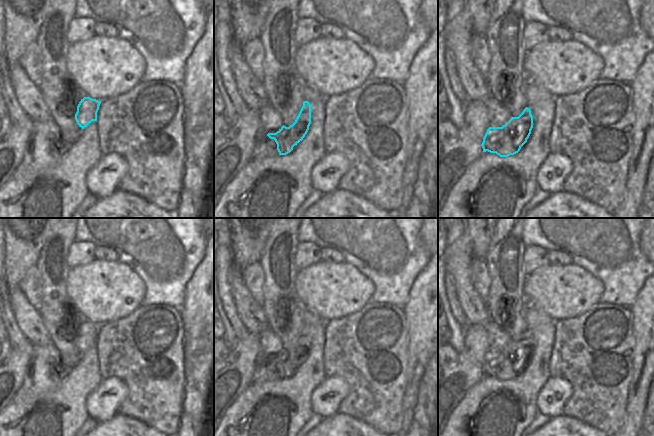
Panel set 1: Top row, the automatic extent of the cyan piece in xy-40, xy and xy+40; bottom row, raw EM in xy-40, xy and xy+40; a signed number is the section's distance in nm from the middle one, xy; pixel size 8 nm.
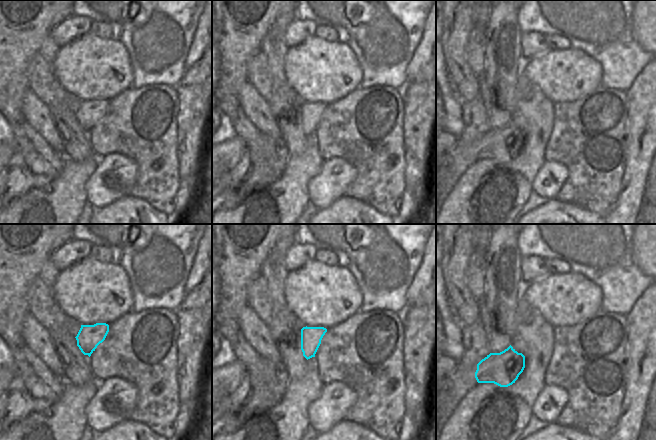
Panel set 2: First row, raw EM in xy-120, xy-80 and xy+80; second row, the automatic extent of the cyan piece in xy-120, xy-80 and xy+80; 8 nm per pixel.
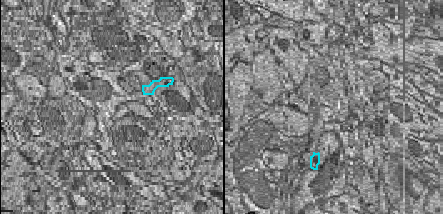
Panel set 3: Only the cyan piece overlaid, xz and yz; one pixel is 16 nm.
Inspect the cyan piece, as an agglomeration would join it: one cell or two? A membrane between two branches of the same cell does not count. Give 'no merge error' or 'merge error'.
no merge error

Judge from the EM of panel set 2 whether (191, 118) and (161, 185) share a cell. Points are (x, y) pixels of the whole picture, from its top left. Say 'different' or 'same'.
different

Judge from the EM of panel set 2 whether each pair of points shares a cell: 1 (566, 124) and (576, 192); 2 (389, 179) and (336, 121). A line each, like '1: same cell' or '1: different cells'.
1: same cell
2: same cell

